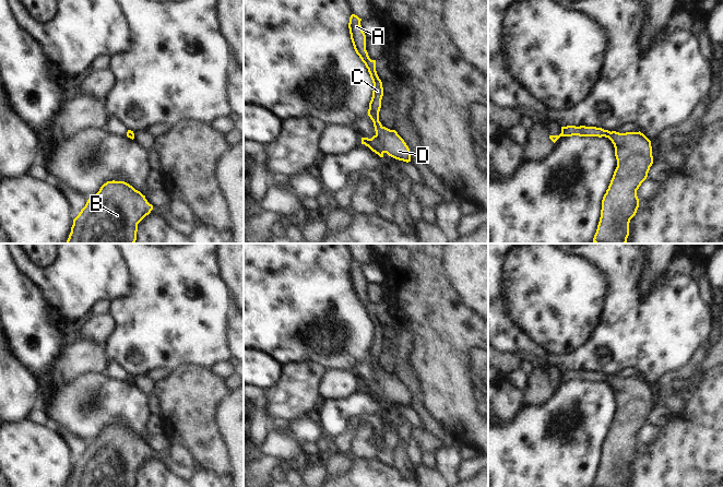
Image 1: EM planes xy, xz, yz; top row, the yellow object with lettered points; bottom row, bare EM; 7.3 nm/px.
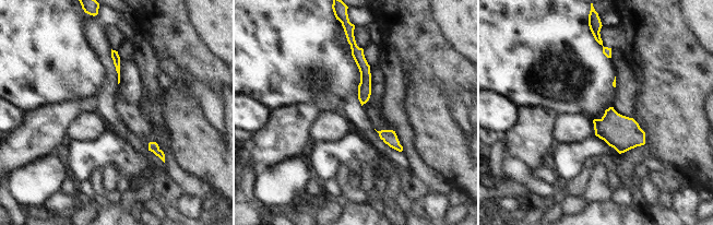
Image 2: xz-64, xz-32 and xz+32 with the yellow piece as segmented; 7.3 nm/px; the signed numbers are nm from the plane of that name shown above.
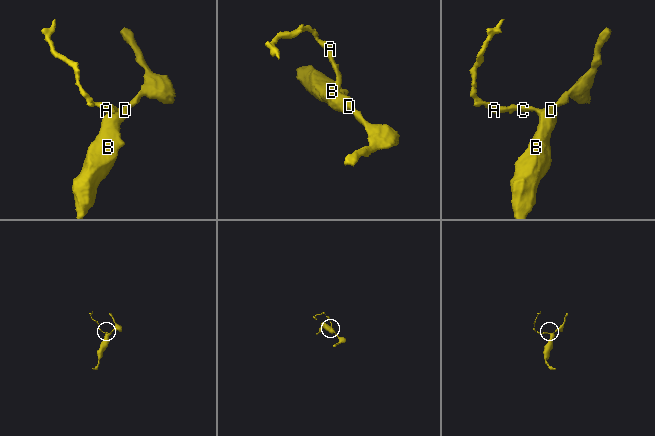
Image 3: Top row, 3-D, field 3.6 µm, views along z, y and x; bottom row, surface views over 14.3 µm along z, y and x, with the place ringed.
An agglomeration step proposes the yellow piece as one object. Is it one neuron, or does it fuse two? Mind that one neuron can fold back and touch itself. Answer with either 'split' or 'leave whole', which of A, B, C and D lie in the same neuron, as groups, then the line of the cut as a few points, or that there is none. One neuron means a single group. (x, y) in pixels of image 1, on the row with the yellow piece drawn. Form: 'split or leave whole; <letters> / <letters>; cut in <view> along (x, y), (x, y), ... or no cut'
leave whole; A B C D; no cut

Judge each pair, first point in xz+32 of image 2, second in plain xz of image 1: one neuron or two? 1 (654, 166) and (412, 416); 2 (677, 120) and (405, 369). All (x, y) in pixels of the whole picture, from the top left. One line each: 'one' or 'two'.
1: one
2: two

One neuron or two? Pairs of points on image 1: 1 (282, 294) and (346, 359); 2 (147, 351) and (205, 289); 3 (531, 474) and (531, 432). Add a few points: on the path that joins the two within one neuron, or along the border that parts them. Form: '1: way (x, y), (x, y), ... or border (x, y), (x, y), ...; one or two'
1: way (289, 319), (289, 337), (321, 355); one
2: way (164, 334), (196, 304); one
3: way (534, 464), (534, 442); one

